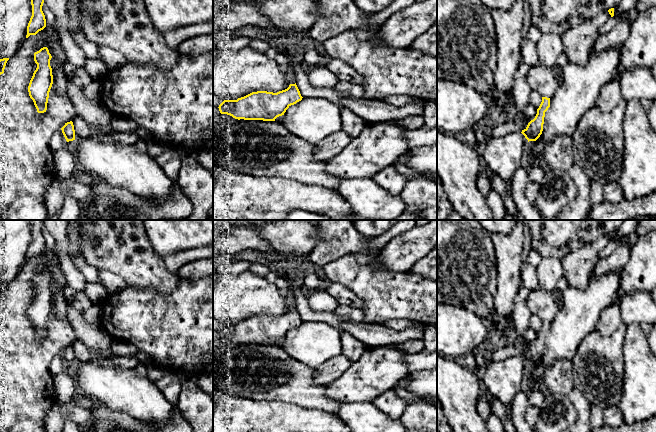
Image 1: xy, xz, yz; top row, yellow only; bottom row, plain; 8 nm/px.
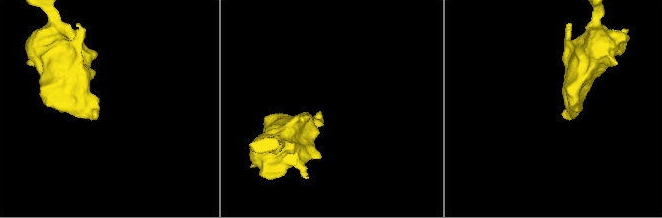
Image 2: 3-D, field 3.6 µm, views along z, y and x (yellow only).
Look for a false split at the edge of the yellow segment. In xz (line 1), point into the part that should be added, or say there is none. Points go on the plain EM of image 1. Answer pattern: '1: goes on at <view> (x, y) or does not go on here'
1: does not go on here

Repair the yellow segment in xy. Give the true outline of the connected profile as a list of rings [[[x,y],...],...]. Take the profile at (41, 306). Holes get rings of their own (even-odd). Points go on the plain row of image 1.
[[[43,271],[34,277],[37,292],[30,304],[28,316],[38,337],[44,337],[47,334],[49,316],[53,308],[52,292],[50,290],[51,282],[52,280],[47,271]]]

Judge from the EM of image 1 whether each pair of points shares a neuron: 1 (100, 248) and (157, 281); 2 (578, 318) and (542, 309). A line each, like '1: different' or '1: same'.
1: same
2: different

